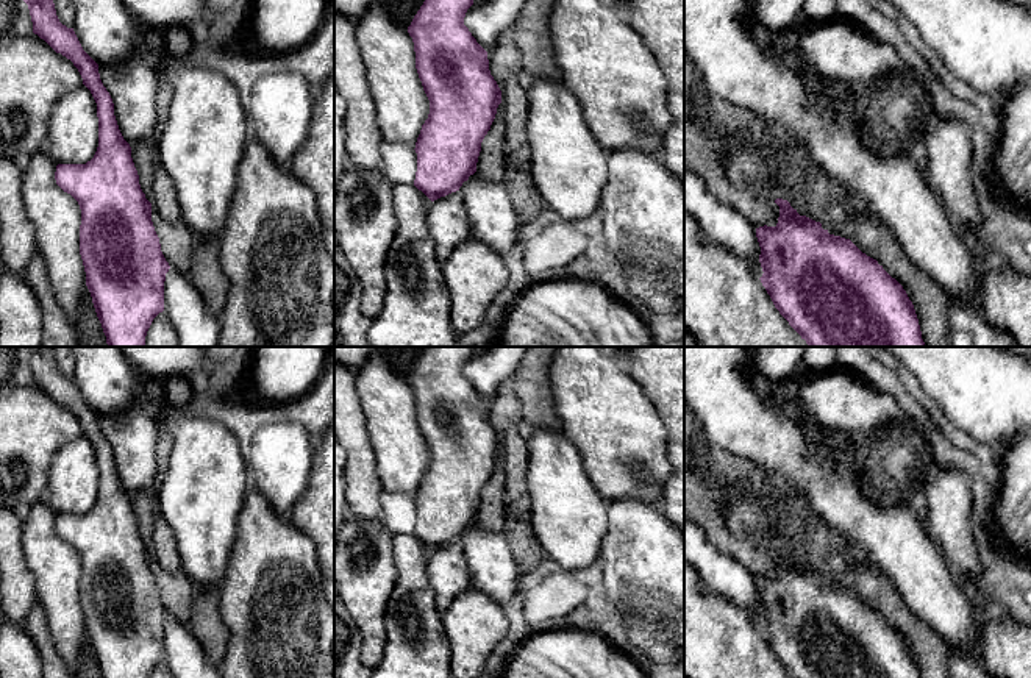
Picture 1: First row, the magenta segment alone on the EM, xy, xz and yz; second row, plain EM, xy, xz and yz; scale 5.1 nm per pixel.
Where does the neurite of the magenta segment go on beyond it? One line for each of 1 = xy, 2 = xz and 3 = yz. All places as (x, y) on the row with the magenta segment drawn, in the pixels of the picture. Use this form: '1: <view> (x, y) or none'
1: none
2: none
3: none

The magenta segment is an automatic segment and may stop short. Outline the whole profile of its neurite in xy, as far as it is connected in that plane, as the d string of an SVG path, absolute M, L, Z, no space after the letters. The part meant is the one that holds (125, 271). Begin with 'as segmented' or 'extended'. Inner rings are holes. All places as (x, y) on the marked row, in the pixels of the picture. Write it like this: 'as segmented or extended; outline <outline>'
as segmented; outline M53 0L23 2L30 9L33 33L73 62L97 103L98 147L94 158L86 164L58 164L55 180L81 209L80 255L106 344L108 347L145 347L153 319L164 311L164 281L170 269L152 222L152 203L141 189L131 147L119 130L114 103L100 80L98 64L83 50L73 28L59 22Z

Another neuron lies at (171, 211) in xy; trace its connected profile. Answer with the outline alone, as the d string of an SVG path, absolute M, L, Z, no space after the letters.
M158 161L153 172L152 209L169 222L181 220L173 181Z

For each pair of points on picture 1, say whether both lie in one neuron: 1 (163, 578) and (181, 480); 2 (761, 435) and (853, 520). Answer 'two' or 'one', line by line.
1: two
2: one

